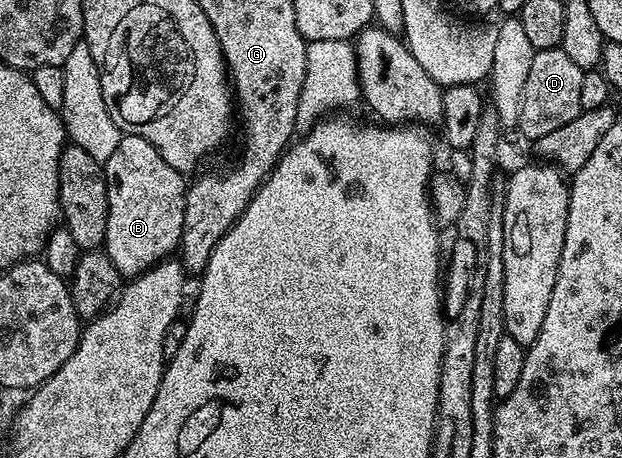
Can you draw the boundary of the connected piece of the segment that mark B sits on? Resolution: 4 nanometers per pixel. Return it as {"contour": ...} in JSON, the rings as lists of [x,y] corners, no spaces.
{"contour":[[[123,135],[120,146],[116,146],[112,158],[106,160],[104,167],[108,190],[108,230],[104,251],[121,276],[133,278],[167,259],[173,253],[170,251],[173,248],[175,251],[181,245],[188,184],[183,173],[177,172],[172,166],[168,166],[168,162],[164,162],[164,158],[160,158],[152,142],[144,142],[144,138],[139,136]]]}

